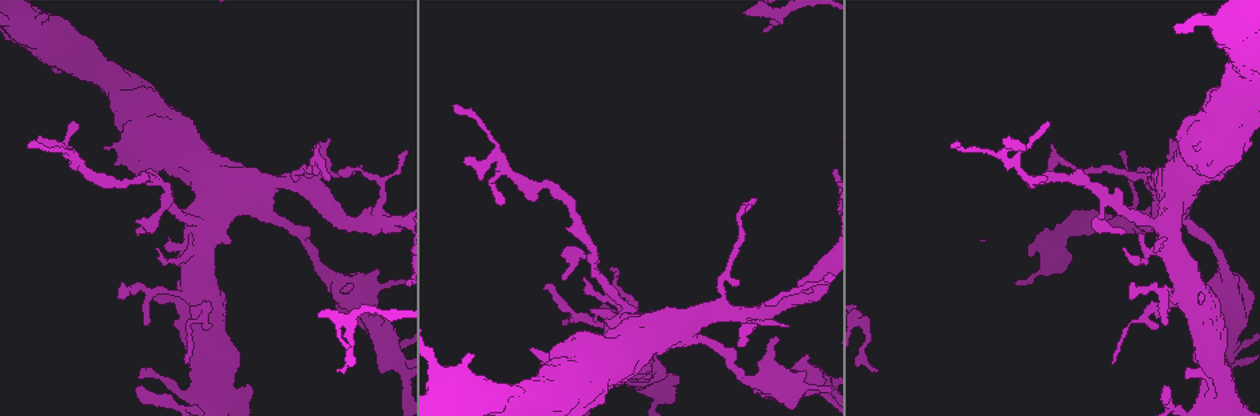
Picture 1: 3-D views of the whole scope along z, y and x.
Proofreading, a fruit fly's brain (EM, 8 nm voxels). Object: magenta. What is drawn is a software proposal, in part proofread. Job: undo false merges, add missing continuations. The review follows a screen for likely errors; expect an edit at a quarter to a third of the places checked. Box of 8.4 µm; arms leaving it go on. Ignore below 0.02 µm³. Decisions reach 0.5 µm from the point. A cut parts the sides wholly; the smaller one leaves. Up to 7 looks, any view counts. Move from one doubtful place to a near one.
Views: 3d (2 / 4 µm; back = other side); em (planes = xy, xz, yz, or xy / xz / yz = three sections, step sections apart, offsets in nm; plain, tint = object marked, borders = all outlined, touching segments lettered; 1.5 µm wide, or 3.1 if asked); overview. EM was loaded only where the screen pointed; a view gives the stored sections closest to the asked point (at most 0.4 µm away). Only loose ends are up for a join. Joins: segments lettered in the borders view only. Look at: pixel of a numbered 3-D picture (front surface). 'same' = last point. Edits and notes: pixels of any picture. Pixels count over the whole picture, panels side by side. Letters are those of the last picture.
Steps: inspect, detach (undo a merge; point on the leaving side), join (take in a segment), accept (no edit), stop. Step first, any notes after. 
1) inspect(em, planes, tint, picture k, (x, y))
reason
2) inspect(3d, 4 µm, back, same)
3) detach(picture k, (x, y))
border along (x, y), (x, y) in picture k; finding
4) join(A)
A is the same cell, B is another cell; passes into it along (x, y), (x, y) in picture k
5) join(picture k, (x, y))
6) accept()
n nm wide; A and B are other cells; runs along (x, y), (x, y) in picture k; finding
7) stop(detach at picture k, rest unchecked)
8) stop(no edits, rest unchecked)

inspect(em, xz, step 8, borders, picture 1, (746, 344))
an open end

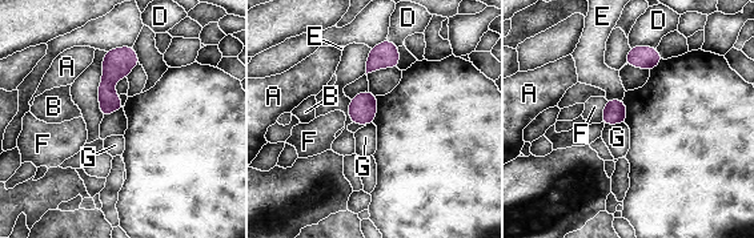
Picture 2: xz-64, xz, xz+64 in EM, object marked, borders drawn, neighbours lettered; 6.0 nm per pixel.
inspect(em, planes, borders, same)

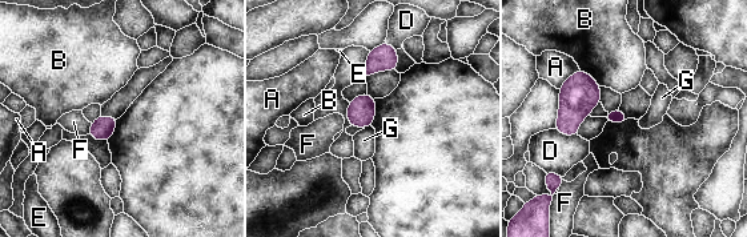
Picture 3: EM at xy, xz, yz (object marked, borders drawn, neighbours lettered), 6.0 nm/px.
accept()
A, B, D, E, F and G are other cells; border along (370, 125), (365, 128) in picture 3; none of them fits

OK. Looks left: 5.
inspect(3d, 4 µm, picture 1, (626, 303))
three-way junction

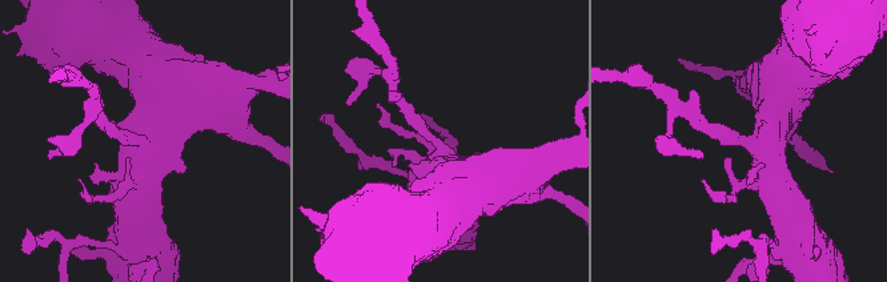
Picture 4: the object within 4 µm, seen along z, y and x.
inspect(em, planes, borders, picture 4, (739, 142))

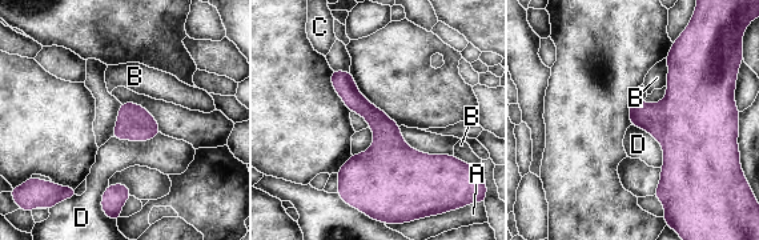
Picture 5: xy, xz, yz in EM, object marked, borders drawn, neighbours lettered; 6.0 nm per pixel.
accept()
A, B, C and D are other cells; all the same neuron

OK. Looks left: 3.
inspect(em, yz, step 4, borders, picture 1, (1166, 323))
tapers out

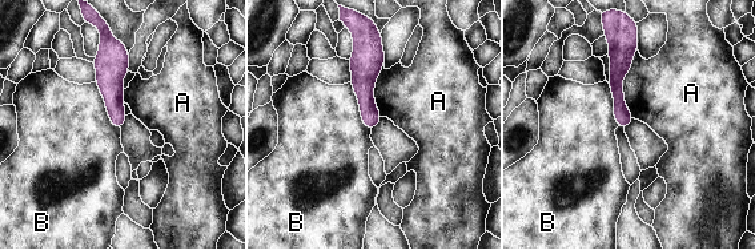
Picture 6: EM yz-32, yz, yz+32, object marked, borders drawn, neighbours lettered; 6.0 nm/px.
inspect(em, xy, step 8, borders, same)

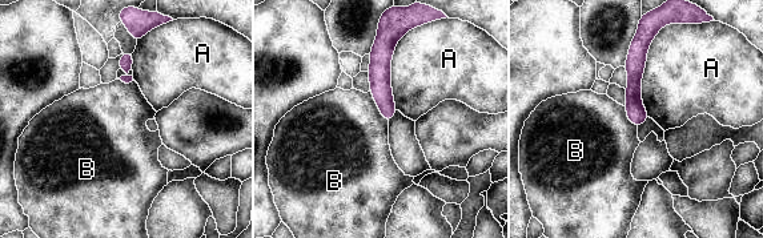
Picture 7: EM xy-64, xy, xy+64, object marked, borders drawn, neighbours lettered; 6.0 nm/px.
accept()
A touches over 550 nm; A and B are other cells; border along (369, 92), (388, 124) in picture 7; no lettered segment goes on from it

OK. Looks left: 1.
stop(no edits, rest unchecked)

